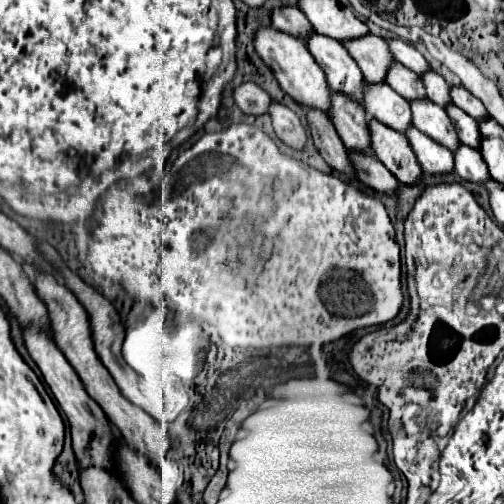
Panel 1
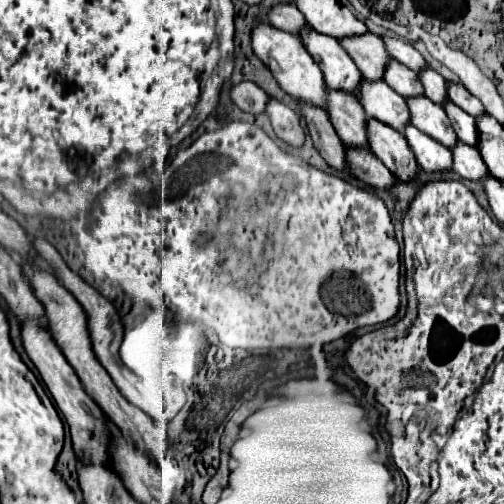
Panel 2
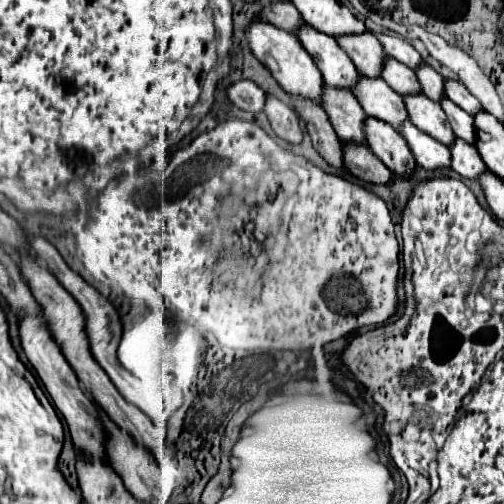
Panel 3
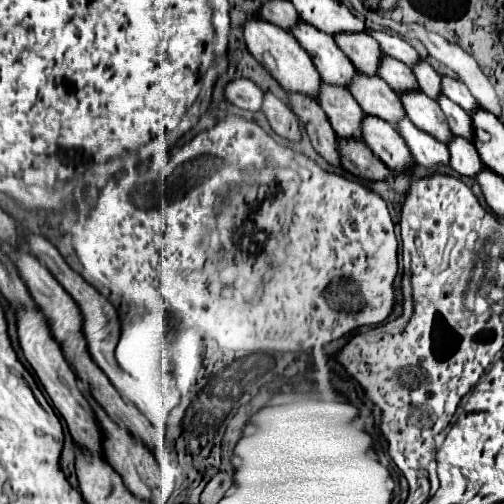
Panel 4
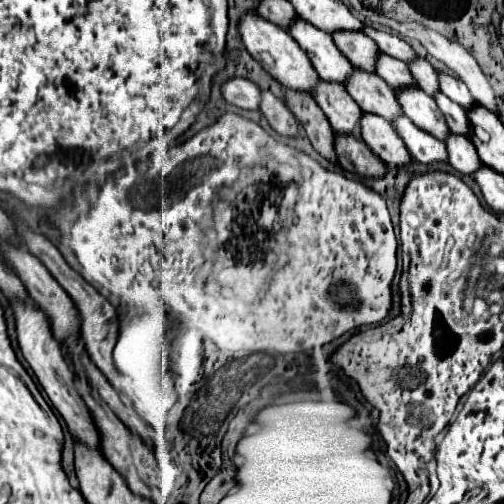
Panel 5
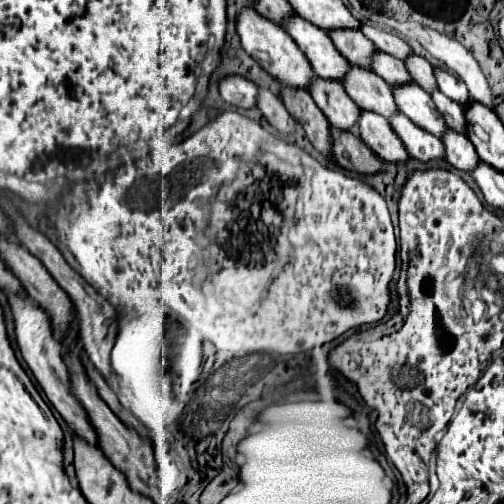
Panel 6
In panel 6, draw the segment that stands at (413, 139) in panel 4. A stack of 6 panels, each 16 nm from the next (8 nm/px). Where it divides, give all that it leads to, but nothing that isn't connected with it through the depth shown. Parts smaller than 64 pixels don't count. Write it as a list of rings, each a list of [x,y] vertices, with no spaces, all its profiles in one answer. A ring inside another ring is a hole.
[[[396,114],[390,120],[394,132],[402,138],[406,150],[412,158],[420,162],[432,162],[432,160],[446,160],[444,156],[444,144],[432,136],[430,132],[424,132],[422,128],[416,128],[412,120],[408,120],[404,114]]]

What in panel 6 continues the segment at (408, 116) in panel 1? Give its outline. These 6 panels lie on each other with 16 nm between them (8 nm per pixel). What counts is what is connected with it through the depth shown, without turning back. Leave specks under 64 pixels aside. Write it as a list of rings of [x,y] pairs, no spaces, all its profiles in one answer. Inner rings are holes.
[[[352,66],[352,76],[344,80],[344,88],[362,110],[376,112],[384,118],[390,118],[400,112],[394,102],[392,88],[374,72]]]

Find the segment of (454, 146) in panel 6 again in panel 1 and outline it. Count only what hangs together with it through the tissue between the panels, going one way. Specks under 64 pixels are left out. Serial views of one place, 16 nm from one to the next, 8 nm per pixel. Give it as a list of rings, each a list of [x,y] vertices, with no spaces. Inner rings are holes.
[[[460,146],[454,152],[454,172],[466,180],[466,182],[476,182],[476,184],[486,184],[490,180],[488,166],[484,164],[484,158],[480,156],[478,150]]]

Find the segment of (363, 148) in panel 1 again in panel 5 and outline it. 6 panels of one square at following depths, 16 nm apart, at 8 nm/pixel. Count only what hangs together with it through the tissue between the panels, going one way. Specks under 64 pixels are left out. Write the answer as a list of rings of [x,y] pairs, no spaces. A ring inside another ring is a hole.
[[[320,80],[316,86],[316,92],[314,92],[314,100],[324,110],[324,114],[328,116],[328,120],[336,132],[344,132],[346,136],[350,136],[350,134],[360,136],[360,116],[364,112],[352,100],[352,96],[346,92],[344,86],[328,84],[328,82]]]

